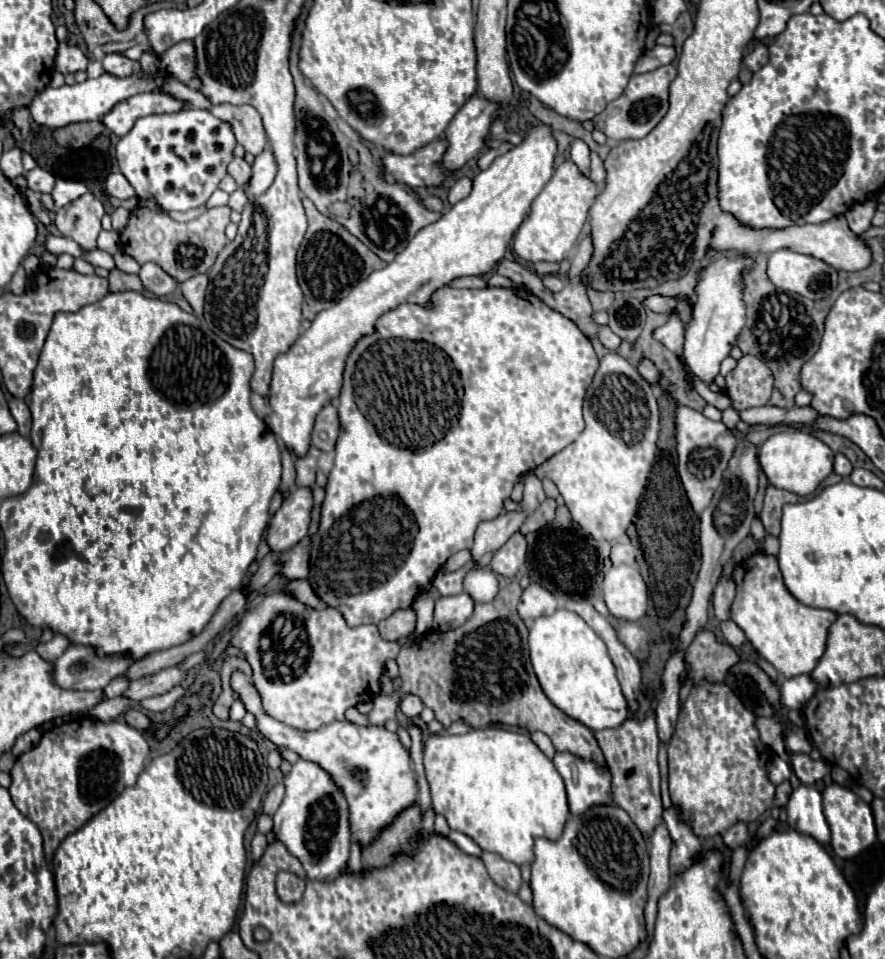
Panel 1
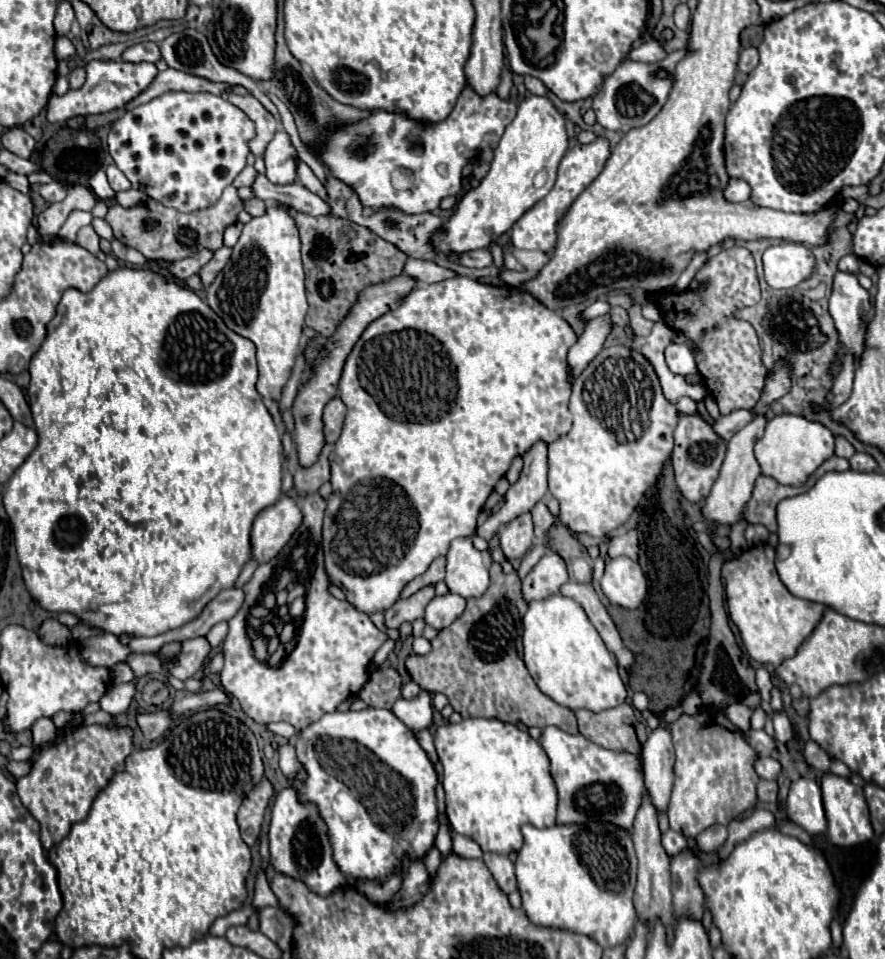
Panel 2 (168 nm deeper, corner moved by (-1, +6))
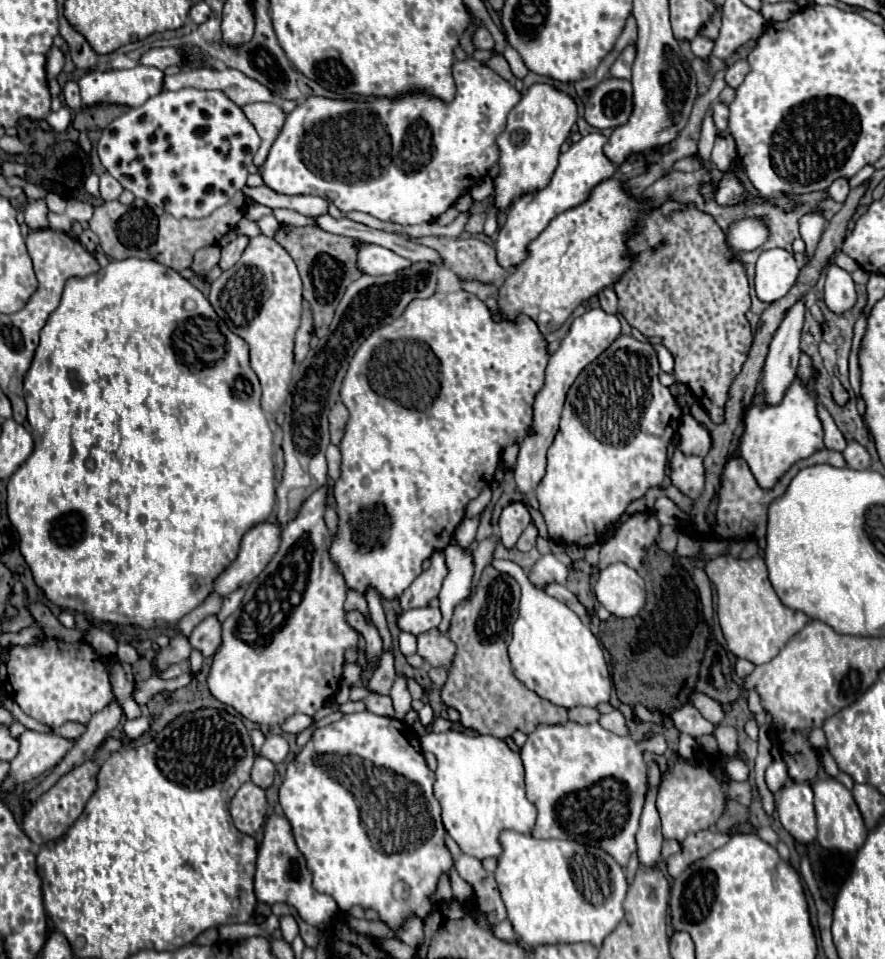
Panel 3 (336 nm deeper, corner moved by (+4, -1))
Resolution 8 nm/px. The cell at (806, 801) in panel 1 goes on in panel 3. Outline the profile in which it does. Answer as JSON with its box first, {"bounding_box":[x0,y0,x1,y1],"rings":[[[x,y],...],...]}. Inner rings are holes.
{"bounding_box":[777,782,817,844],"rings":[[[793,782],[785,786],[777,802],[777,814],[783,828],[803,844],[817,838],[815,810],[813,810],[813,790],[809,782]]]}

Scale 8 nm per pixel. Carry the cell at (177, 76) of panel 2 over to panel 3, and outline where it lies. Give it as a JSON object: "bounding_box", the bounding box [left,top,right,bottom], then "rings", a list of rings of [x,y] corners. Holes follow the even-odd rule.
{"bounding_box":[163,68,273,106],"rings":[[[183,68],[179,74],[165,76],[163,90],[181,90],[181,88],[197,88],[197,90],[221,90],[229,100],[237,106],[245,106],[251,102],[271,102],[273,94],[259,82],[247,78],[239,70],[211,70],[211,68]]]}

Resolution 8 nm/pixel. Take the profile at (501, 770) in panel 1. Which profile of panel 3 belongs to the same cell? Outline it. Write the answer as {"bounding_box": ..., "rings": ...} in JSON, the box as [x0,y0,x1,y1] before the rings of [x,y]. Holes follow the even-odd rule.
{"bounding_box":[421,730,537,860],"rings":[[[447,730],[447,732],[429,732],[421,736],[421,746],[427,748],[429,752],[435,754],[437,758],[437,782],[433,786],[435,798],[441,804],[441,816],[445,830],[449,836],[459,844],[463,854],[475,856],[479,860],[489,858],[489,856],[499,856],[501,854],[501,842],[499,834],[503,830],[515,830],[521,834],[533,834],[533,826],[537,820],[537,808],[533,802],[525,798],[525,774],[521,766],[521,756],[519,752],[511,750],[505,740],[495,738],[495,736],[469,736],[461,730]]]}

